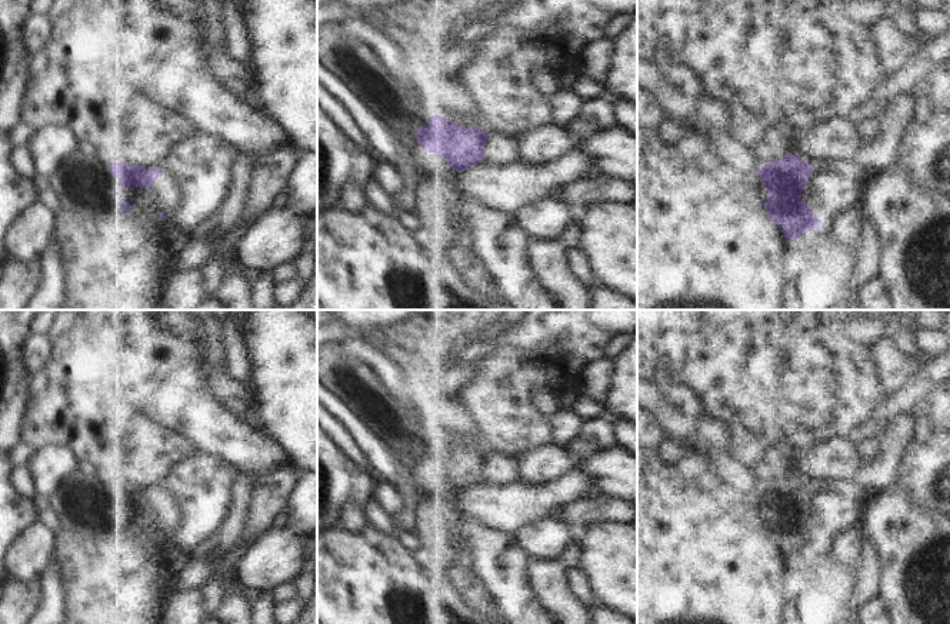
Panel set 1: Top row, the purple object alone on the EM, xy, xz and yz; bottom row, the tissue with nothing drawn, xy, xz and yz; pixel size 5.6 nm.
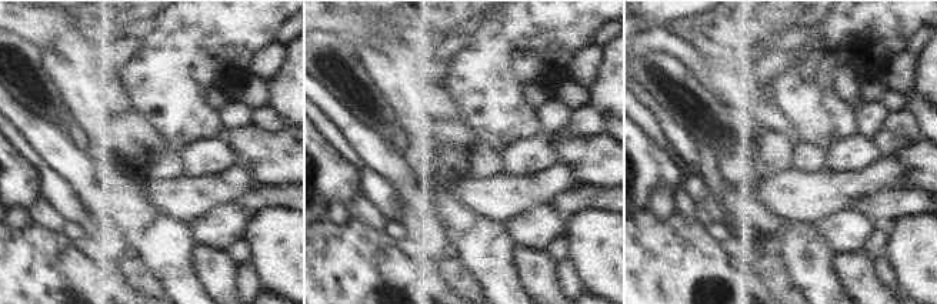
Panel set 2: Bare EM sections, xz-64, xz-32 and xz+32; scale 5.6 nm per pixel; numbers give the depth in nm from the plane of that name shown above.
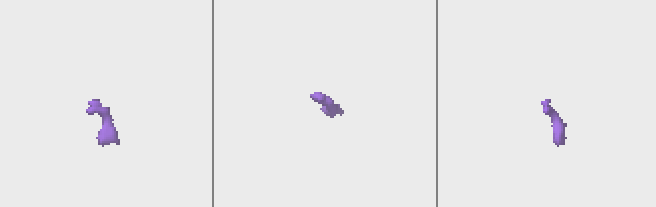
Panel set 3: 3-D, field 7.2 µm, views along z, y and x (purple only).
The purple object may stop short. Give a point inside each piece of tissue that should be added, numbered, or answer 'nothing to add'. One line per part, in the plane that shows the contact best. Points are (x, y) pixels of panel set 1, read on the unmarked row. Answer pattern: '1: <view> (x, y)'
1: xy (86, 507)

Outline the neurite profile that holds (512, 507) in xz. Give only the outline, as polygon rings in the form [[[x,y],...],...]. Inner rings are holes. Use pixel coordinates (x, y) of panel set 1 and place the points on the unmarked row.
[[[579,468],[540,485],[523,483],[490,484],[486,480],[459,491],[457,505],[483,523],[517,533],[533,521],[557,515],[564,507],[594,494],[593,478]]]

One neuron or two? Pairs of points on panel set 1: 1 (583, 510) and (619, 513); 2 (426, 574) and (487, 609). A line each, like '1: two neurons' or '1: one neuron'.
1: one neuron
2: two neurons

